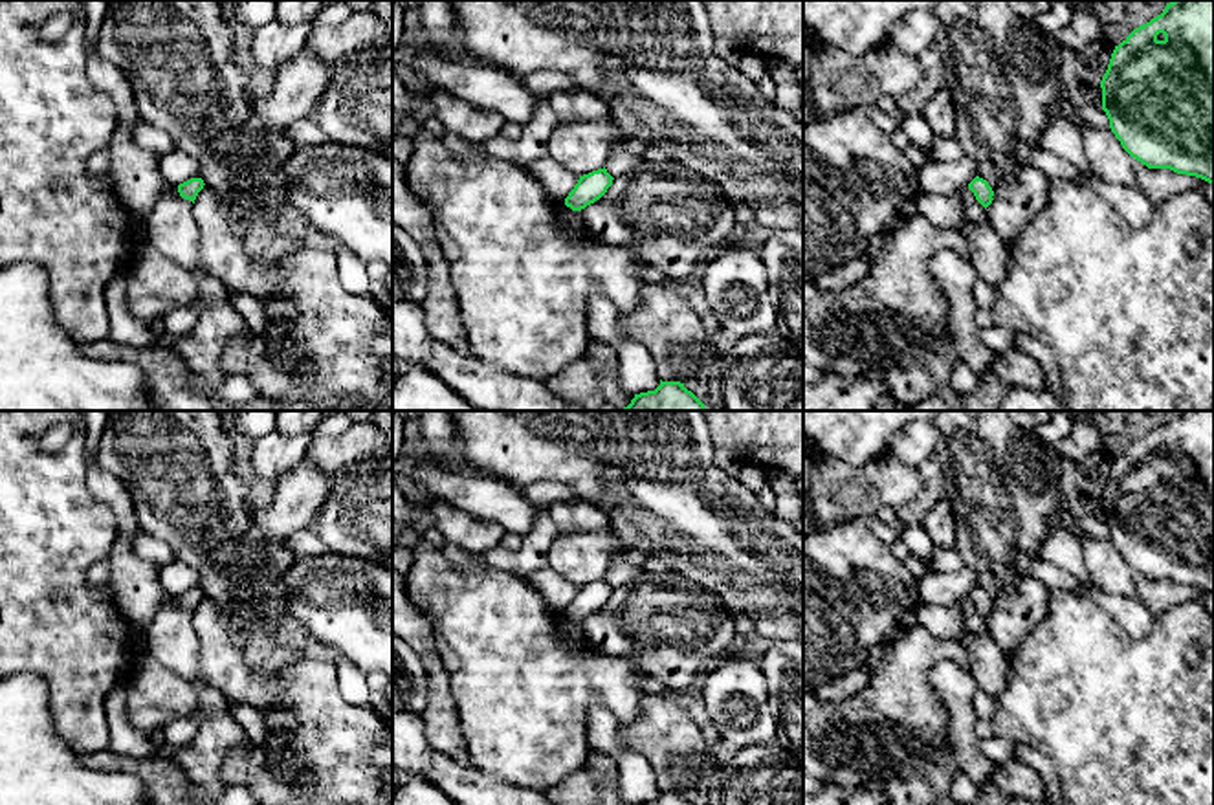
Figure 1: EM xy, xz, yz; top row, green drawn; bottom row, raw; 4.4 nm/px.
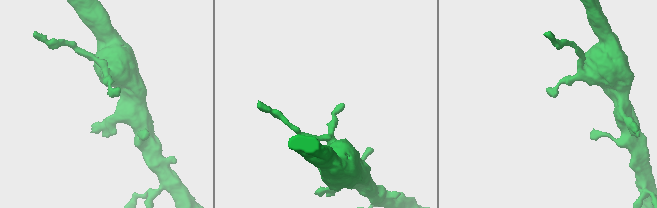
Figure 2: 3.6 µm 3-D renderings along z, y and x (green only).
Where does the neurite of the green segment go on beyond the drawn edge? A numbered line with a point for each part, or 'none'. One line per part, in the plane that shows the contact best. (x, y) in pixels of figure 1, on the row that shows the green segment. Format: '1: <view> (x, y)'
none

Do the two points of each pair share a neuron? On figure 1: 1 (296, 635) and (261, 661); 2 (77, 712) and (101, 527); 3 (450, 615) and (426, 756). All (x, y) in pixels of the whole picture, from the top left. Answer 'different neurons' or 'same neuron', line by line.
1: same neuron
2: same neuron
3: different neurons

